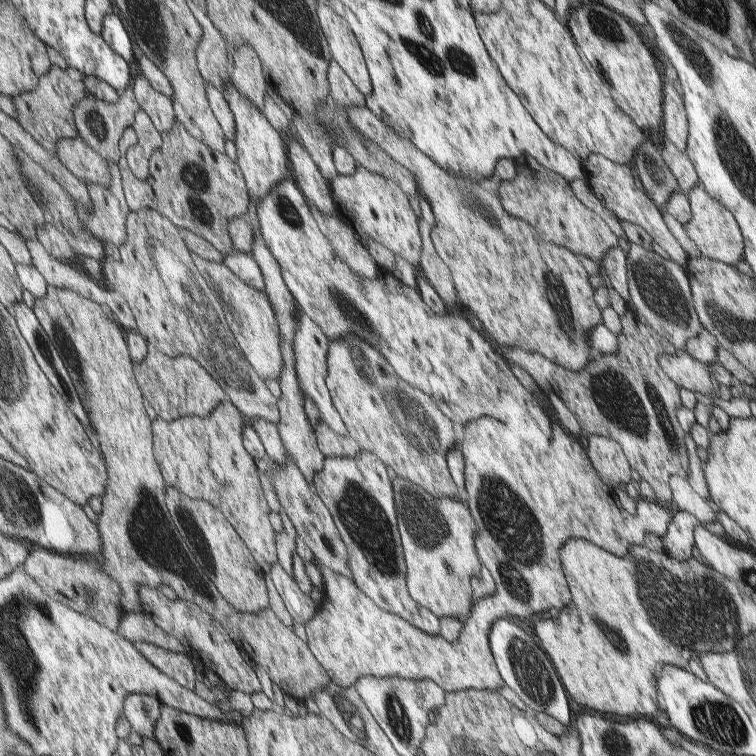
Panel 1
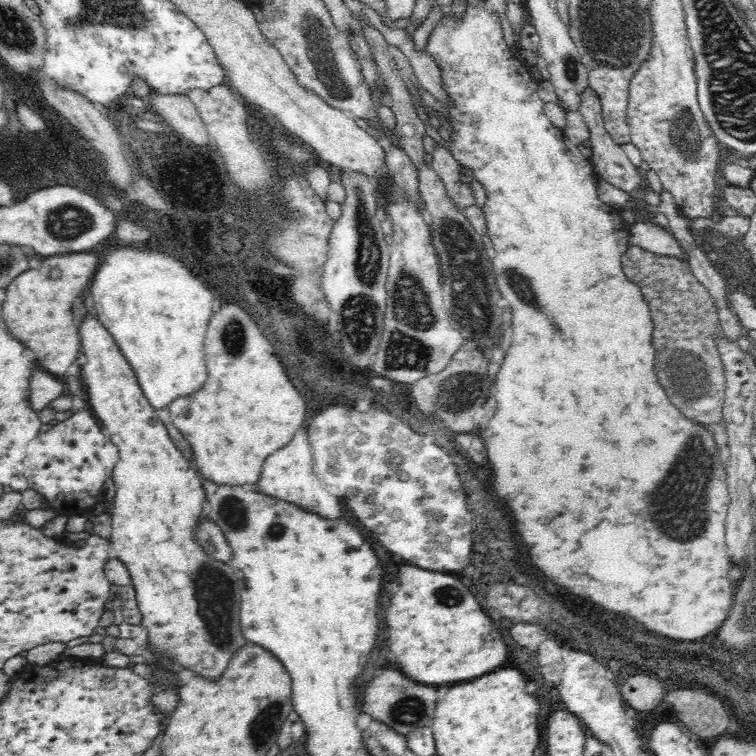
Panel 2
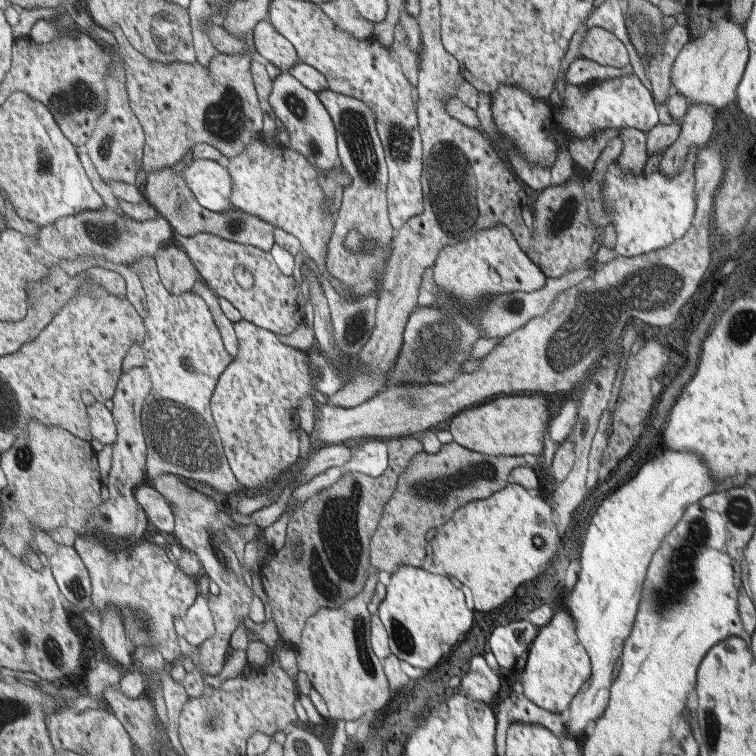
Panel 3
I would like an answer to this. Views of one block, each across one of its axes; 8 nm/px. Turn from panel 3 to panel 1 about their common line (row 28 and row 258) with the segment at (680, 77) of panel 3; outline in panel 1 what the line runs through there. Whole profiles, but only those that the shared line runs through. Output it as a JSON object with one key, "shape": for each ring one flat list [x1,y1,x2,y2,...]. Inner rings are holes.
{"shape":[[701,183,690,188,688,198,691,207,691,220,685,225,688,238,700,248,700,253,704,257,726,262,728,265,738,264,742,256,745,256,744,242,742,242,742,234,732,212,726,210,724,204,713,198]]}

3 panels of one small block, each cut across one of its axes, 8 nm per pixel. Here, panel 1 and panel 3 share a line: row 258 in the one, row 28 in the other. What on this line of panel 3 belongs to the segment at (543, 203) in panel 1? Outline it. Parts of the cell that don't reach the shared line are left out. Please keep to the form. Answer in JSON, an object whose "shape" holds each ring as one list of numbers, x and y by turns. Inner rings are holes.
{"shape":[[598,26,586,33,580,52,582,57,602,66,622,68,631,63,625,44,615,34]]}

